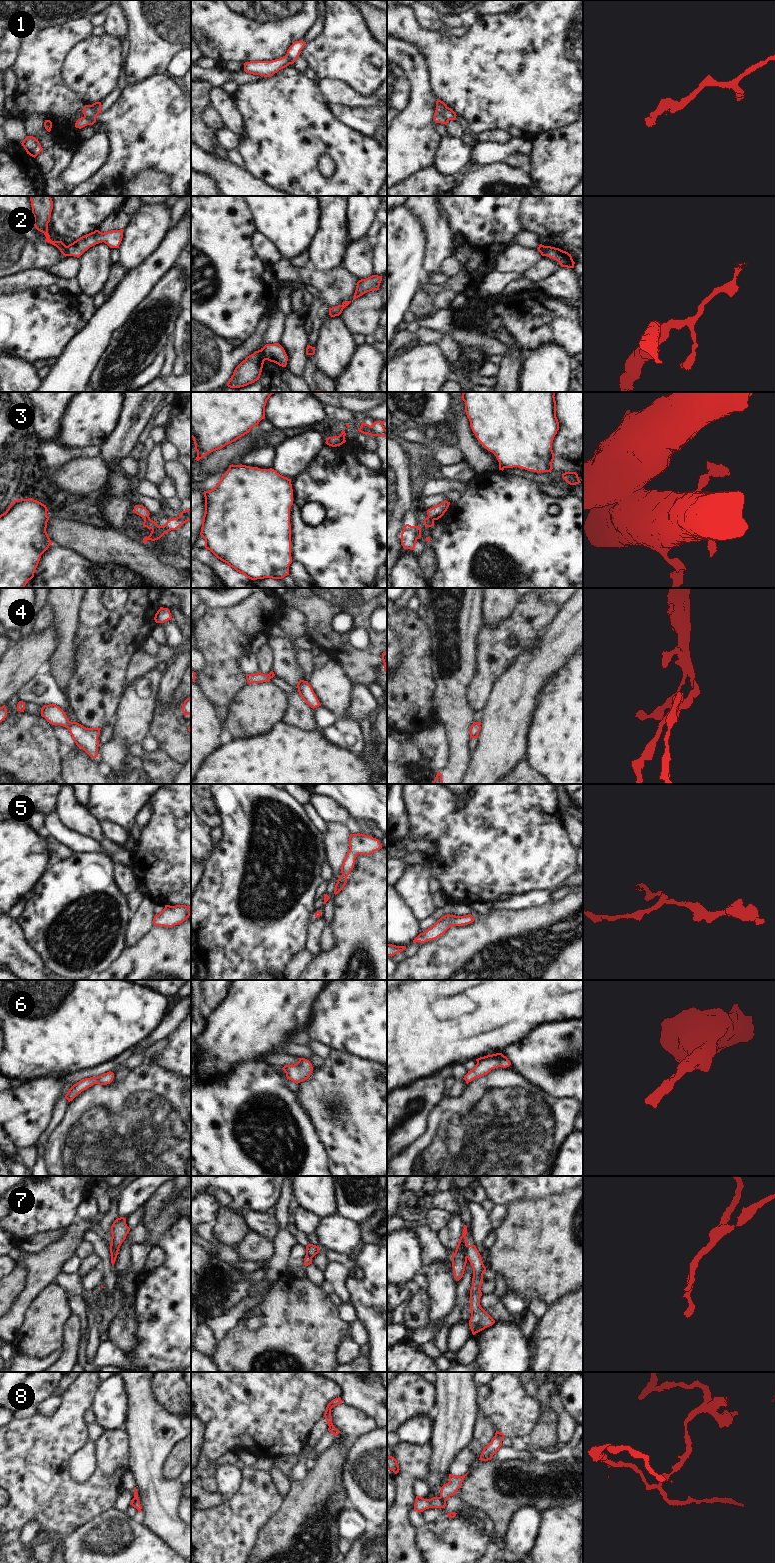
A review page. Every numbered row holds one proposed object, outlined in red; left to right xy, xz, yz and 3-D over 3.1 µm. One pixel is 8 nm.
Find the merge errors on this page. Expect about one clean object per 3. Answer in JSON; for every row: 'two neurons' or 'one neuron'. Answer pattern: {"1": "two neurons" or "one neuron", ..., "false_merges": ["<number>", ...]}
{"1": "two neurons", "2": "two neurons", "3": "two neurons", "4": "one neuron", "5": "one neuron", "6": "one neuron", "7": "two neurons", "8": "two neurons", "false_merges": ["1", "2", "3", "7", "8"]}

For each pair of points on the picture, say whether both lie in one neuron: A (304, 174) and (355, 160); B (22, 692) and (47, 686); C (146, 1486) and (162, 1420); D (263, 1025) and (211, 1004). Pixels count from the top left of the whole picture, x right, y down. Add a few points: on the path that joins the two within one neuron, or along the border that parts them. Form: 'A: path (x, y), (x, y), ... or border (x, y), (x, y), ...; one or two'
A: path (317, 183), (332, 183), (342, 173); one
B: path (28, 692), (41, 689); one
C: path (147, 1470), (147, 1452), (151, 1436); one
D: border (229, 990), (226, 997), (217, 1007), (206, 1011); two

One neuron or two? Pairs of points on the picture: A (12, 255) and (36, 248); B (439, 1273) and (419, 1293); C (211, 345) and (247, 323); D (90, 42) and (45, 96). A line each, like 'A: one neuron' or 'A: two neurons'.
A: one neuron
B: two neurons
C: two neurons
D: two neurons

